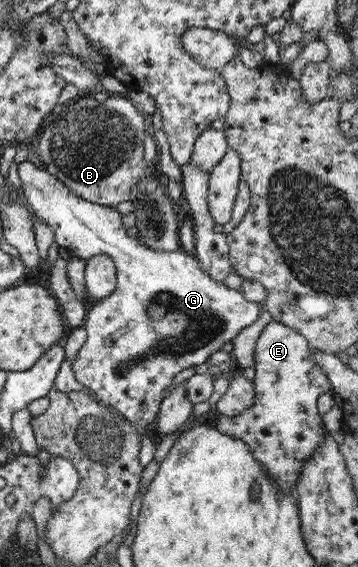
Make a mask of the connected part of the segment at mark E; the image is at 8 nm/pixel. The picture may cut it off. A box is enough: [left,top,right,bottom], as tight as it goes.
[216,321,330,493]

